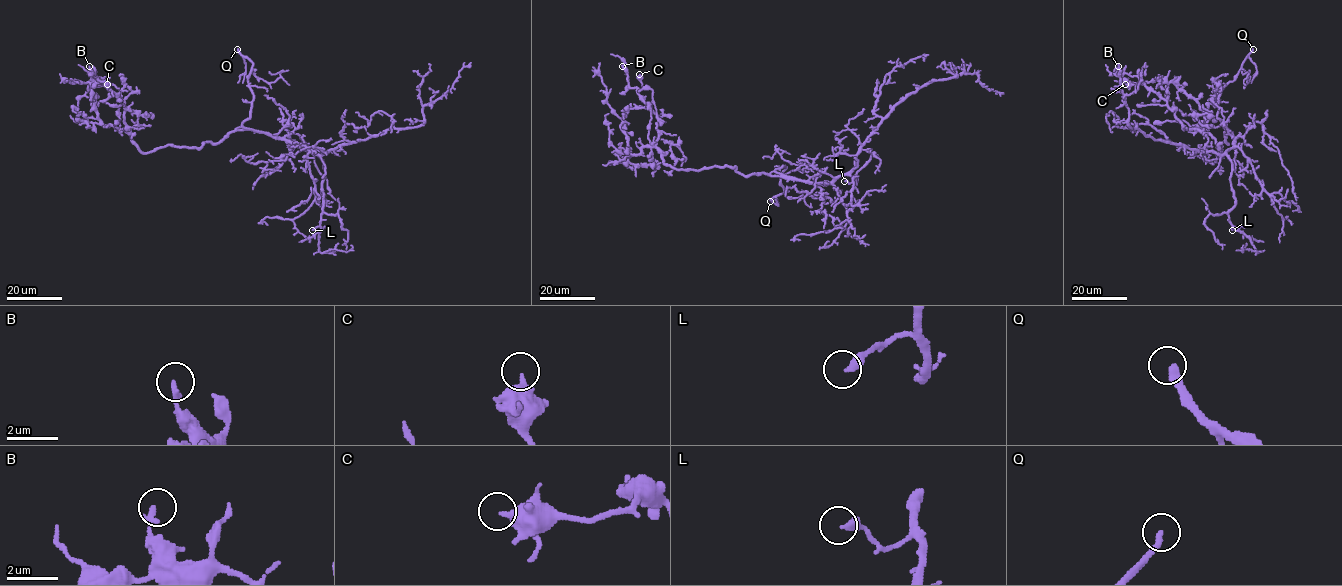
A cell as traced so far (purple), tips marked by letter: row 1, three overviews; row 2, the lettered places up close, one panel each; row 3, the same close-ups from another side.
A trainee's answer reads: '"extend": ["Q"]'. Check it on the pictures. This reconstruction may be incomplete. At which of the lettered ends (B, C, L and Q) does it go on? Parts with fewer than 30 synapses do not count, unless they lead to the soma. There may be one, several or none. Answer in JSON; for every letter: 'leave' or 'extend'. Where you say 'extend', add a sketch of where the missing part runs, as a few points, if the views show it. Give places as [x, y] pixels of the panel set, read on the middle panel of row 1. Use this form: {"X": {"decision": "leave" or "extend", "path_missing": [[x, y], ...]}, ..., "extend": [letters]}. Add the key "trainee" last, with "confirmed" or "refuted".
{"B": {"decision": "leave"}, "C": {"decision": "leave"}, "L": {"decision": "leave"}, "Q": {"decision": "extend", "path_missing": [[770, 201], [765, 206], [754, 207], [719, 194], [695, 190]]}, "extend": ["Q"], "trainee": "confirmed"}

